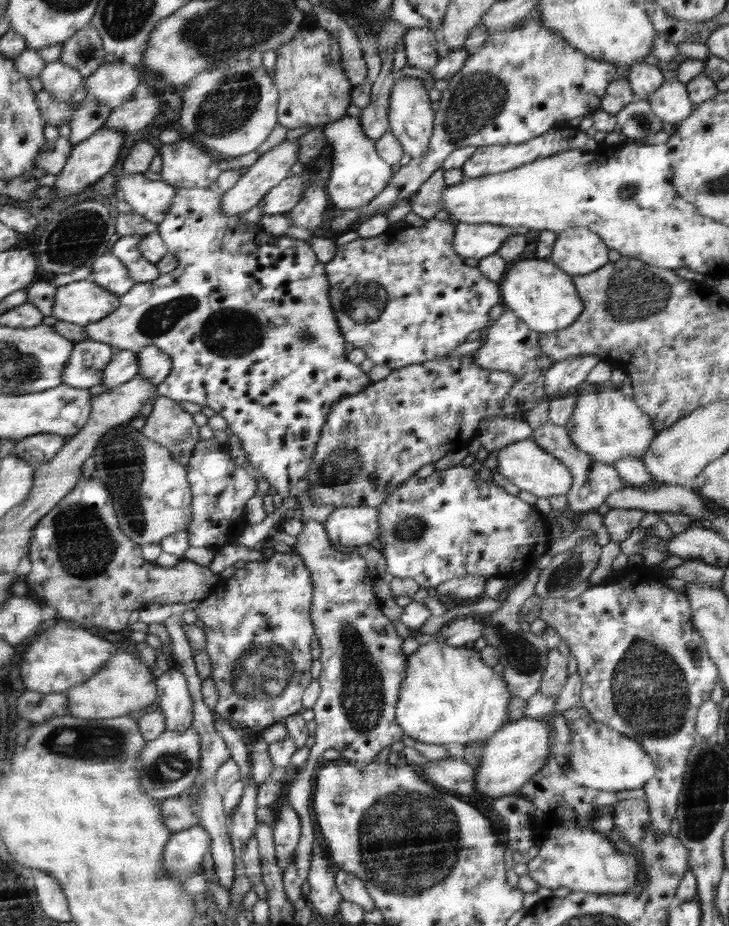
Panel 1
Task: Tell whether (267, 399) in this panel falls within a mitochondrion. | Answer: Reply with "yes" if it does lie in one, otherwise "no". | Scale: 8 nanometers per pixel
no

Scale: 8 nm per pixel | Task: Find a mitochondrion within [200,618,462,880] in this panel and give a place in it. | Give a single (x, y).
(263, 672)

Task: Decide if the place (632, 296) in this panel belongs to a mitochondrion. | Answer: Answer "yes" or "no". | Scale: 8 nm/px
yes

